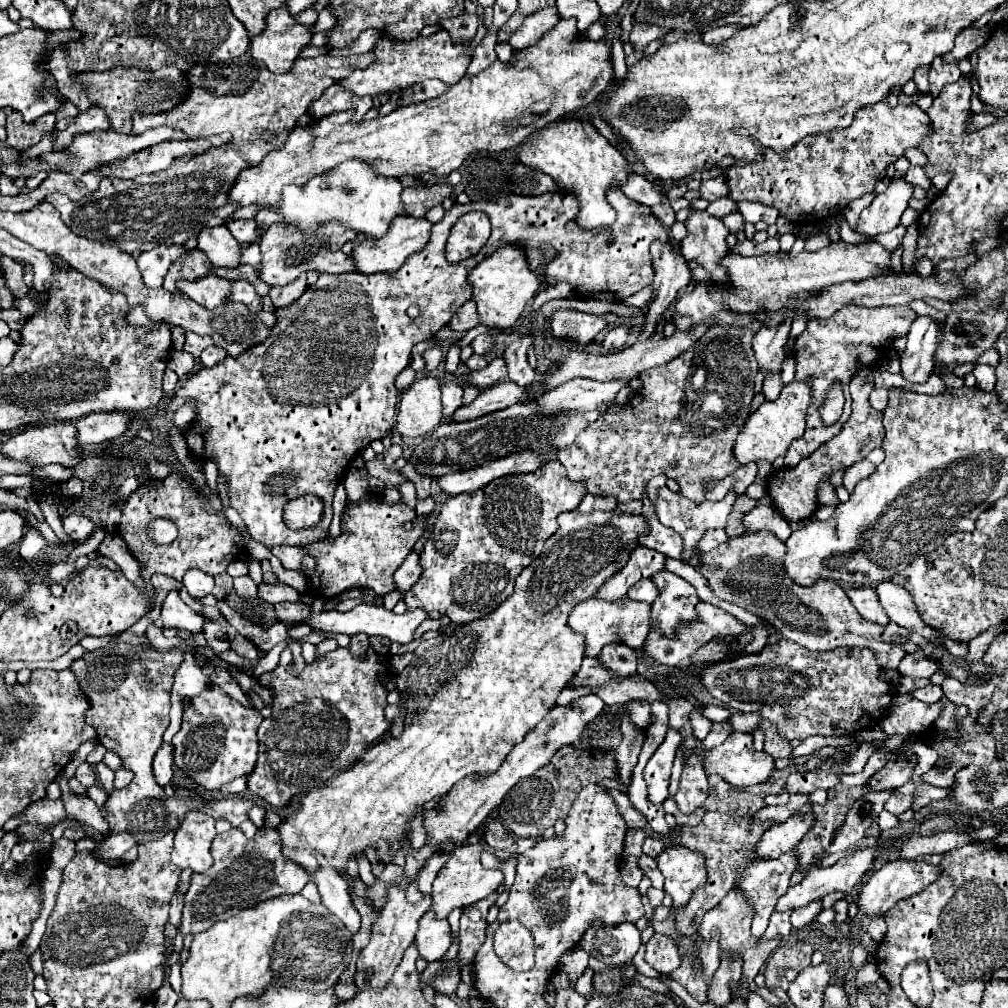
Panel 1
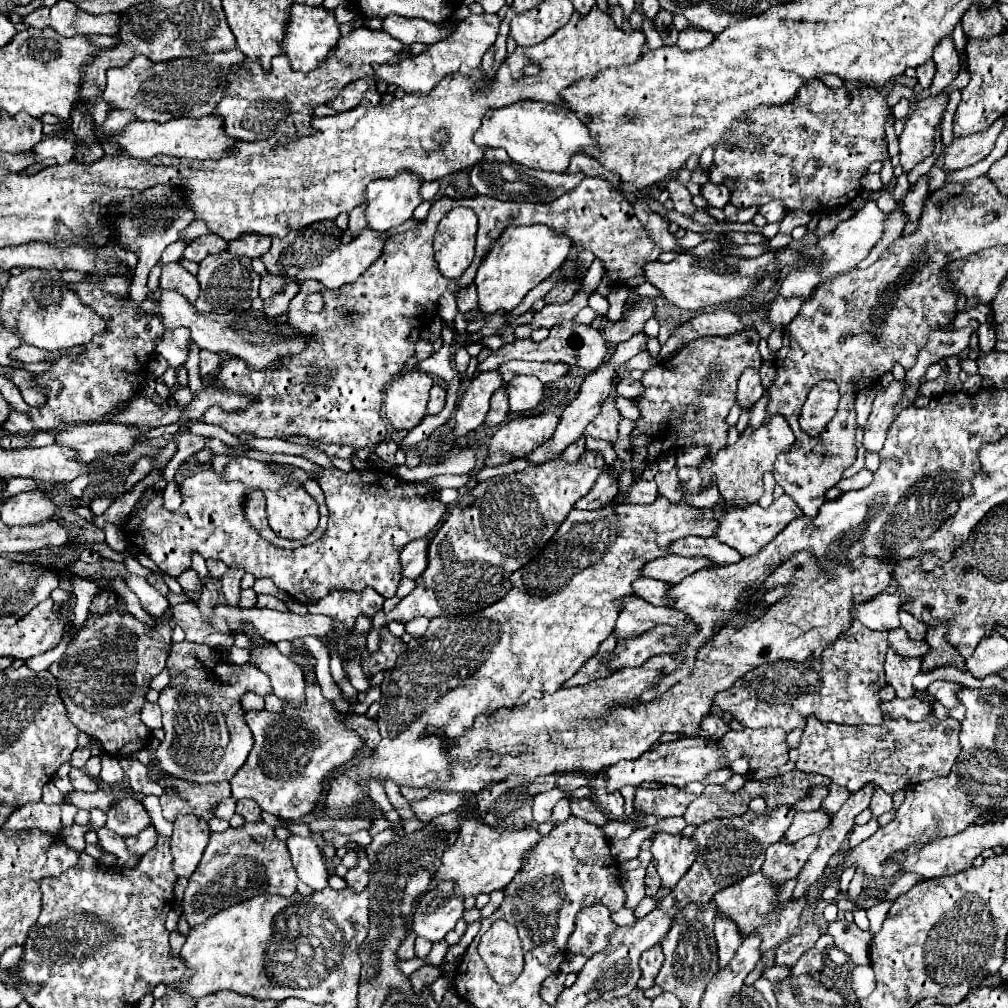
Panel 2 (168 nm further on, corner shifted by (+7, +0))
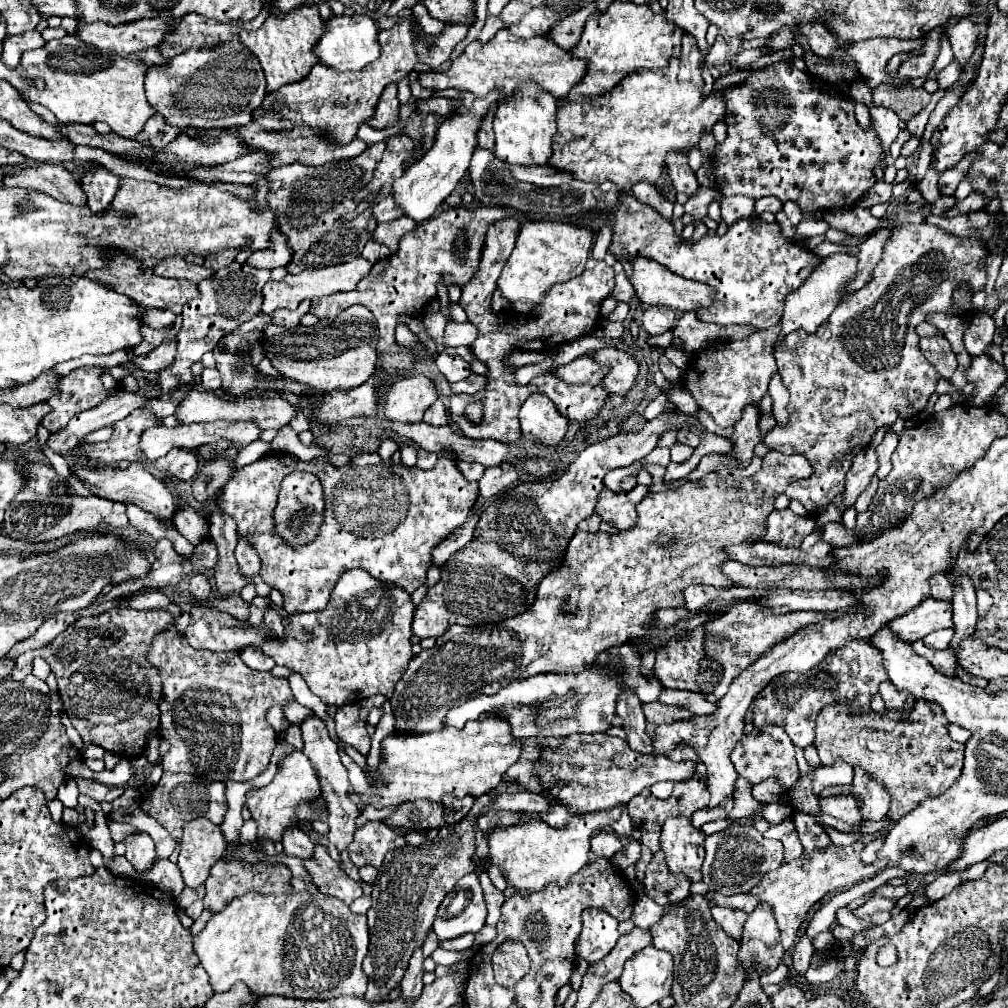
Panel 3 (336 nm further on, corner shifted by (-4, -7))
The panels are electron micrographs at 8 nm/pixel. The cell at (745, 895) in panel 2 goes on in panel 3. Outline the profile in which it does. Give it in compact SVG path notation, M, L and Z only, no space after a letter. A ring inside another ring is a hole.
M854 842L850 846L830 844L822 850L814 850L810 858L800 856L798 860L782 864L778 870L764 874L760 884L754 890L750 890L750 894L758 896L758 902L766 902L774 908L774 918L778 922L782 934L782 946L786 950L796 944L802 920L822 896L834 890L846 890L856 882L862 882L864 878L870 878L874 873L877 874L887 867L889 861L886 859L876 859L871 864L864 864L860 858L862 848L864 848L862 842Z

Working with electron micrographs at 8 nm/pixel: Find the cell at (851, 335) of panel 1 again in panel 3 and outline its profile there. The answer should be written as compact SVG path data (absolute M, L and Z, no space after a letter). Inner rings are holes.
M926 222L894 228L884 244L882 260L864 288L842 300L826 324L818 326L814 334L802 334L802 330L796 330L776 344L774 356L778 372L790 392L790 422L786 428L776 426L770 430L764 442L778 452L806 456L814 468L810 478L788 486L788 498L802 502L810 514L814 514L814 506L826 510L834 496L842 492L846 470L852 466L852 452L866 448L878 428L892 426L898 418L908 420L922 412L942 376L918 350L918 334L914 328L924 322L930 310L950 314L950 298L960 284L968 284L972 292L982 290L986 286L984 258L986 250L978 238L958 238Z

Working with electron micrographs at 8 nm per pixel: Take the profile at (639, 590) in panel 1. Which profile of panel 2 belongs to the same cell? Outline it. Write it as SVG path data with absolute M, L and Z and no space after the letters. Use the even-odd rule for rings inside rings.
M639 577L633 581L633 593L647 599L653 605L665 605L667 603L667 583L653 581L649 577Z

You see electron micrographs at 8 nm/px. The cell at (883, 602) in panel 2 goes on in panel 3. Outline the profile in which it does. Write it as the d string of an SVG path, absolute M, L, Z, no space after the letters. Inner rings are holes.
M924 598L914 610L910 610L910 614L906 614L906 618L896 618L894 622L890 622L890 626L894 626L894 632L908 642L920 640L940 628L952 628L954 622L950 602Z

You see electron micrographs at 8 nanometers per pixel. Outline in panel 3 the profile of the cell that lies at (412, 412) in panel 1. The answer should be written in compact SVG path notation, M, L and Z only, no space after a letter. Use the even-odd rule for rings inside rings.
M426 376L398 378L388 384L384 394L384 414L392 422L418 424L422 422L422 414L430 408L430 404L438 398L434 382Z

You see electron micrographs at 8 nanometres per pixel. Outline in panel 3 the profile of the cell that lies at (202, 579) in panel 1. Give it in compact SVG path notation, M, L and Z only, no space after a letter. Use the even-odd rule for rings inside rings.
M194 574L190 578L188 590L190 590L190 594L194 598L208 598L210 592L212 592L212 586L210 586L210 582L208 582L208 578L204 574Z

